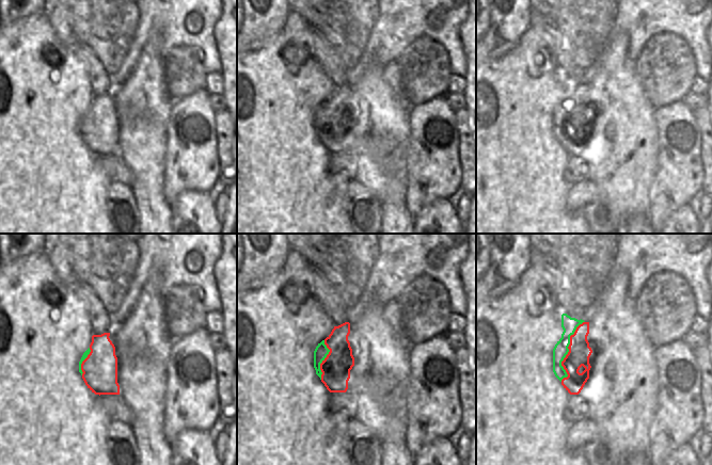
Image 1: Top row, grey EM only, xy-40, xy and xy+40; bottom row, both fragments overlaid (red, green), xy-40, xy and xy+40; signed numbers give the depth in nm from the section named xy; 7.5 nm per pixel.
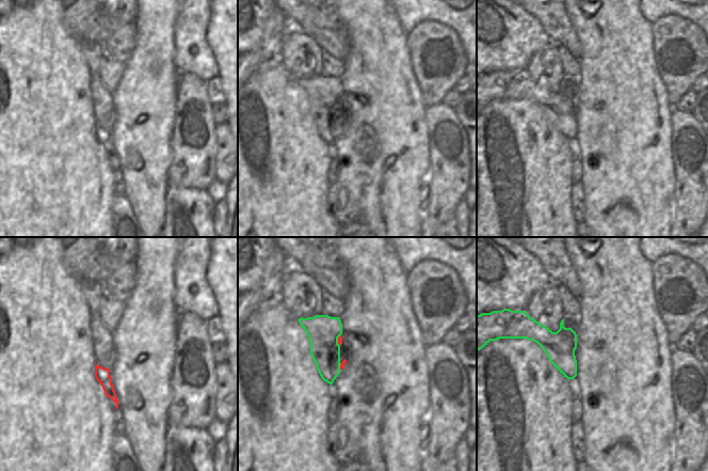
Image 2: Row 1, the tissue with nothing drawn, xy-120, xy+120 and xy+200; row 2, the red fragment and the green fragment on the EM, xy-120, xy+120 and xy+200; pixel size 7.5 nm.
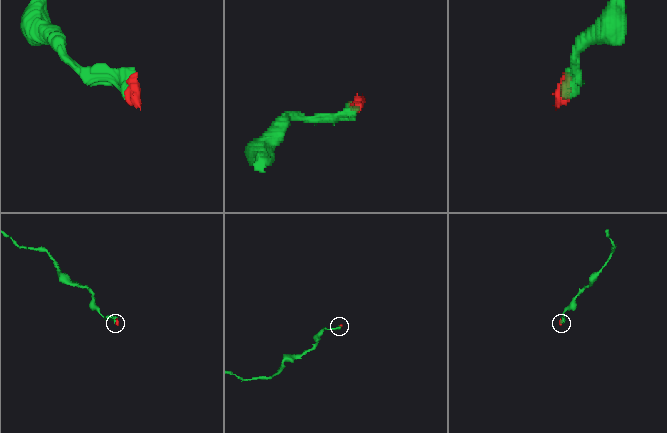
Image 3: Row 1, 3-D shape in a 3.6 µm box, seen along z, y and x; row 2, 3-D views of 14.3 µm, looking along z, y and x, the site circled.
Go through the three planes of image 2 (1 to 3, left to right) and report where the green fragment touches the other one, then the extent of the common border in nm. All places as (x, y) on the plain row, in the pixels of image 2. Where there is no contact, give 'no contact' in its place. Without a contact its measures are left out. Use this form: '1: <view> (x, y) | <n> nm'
1: no contact
2: xy+120 (338, 100) | 90 nm
3: no contact

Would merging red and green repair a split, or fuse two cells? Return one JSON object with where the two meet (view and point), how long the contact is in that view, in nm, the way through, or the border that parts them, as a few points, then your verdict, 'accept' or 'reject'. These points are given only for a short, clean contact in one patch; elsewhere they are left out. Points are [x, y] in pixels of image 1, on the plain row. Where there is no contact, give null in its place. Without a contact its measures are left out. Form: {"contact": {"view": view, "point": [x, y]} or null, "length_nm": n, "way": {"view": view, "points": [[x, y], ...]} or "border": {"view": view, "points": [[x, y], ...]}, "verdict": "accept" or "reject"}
{"contact": {"view": "xy+40", "point": [569, 112]}, "length_nm": 480, "way": {"view": "xy+40", "points": [[579, 115], [569, 112], [569, 85]]}, "verdict": "accept"}

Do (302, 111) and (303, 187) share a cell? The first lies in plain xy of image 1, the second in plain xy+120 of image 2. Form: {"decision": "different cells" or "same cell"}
{"decision": "same cell"}

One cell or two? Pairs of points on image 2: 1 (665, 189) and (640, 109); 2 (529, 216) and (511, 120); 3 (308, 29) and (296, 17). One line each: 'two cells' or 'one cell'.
1: one cell
2: one cell
3: one cell

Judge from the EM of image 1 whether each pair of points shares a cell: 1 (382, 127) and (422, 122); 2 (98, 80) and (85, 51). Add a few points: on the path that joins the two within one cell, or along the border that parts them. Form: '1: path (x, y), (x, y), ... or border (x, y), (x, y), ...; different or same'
1: border (410, 107), (410, 139), (407, 148); different
2: path (96, 73), (90, 59); same

